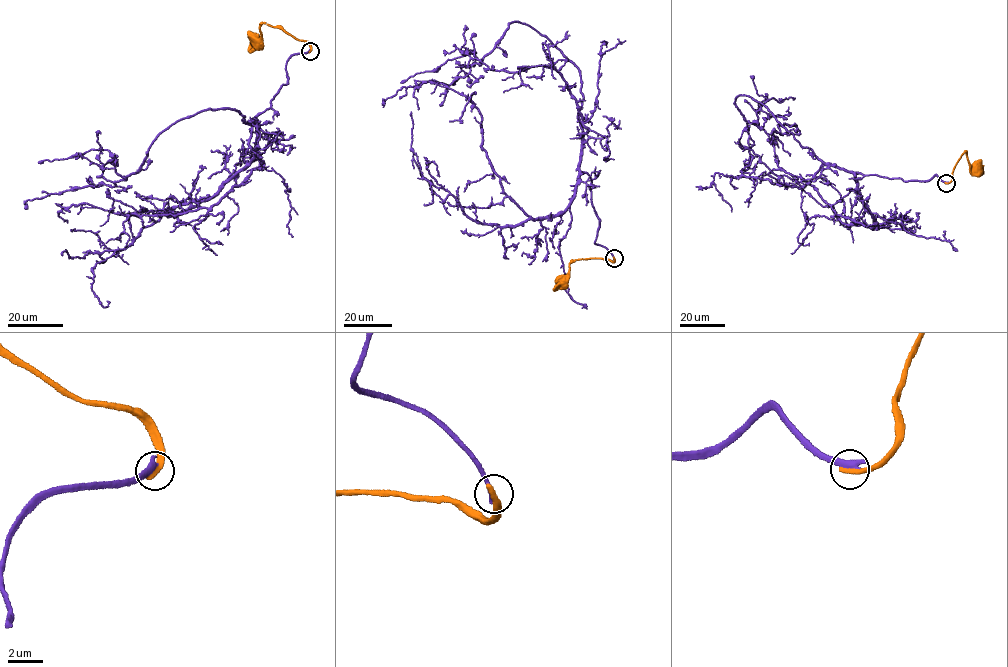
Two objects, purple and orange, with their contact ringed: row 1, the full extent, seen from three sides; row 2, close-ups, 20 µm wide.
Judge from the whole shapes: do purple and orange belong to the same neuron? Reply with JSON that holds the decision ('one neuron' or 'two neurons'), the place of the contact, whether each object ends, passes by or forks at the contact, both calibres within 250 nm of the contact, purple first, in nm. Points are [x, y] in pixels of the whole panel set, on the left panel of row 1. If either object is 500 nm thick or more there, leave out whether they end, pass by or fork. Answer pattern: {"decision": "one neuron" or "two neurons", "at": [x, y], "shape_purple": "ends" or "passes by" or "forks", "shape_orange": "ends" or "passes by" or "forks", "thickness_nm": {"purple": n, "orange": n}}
{"decision": "two neurons", "at": [310, 51], "shape_purple": "ends", "shape_orange": "ends", "thickness_nm": {"purple": 400, "orange": 400}}

